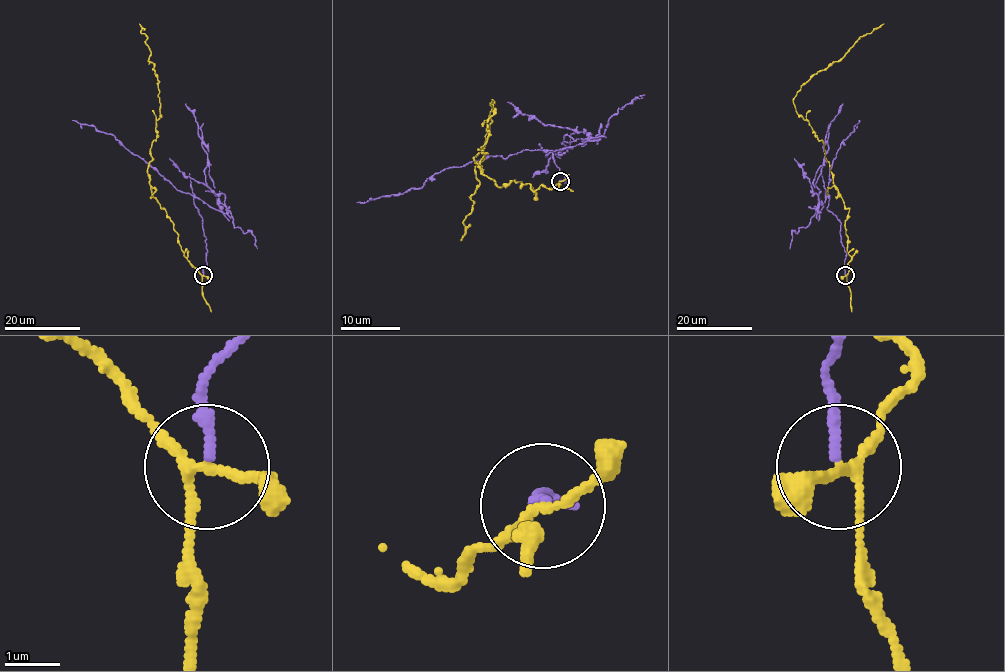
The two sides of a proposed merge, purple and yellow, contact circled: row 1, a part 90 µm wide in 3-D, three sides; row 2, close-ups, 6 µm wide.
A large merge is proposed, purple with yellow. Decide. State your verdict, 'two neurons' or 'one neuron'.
two neurons

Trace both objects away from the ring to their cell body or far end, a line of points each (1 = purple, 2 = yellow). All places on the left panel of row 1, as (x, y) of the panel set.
1: (203, 275), (206, 237), (193, 198), (219, 210), (219, 199), (207, 184), (208, 155), (192, 111), (185, 104)
2: (203, 276), (186, 257), (173, 222), (151, 193), (148, 164), (160, 116), (159, 81), (139, 24)

